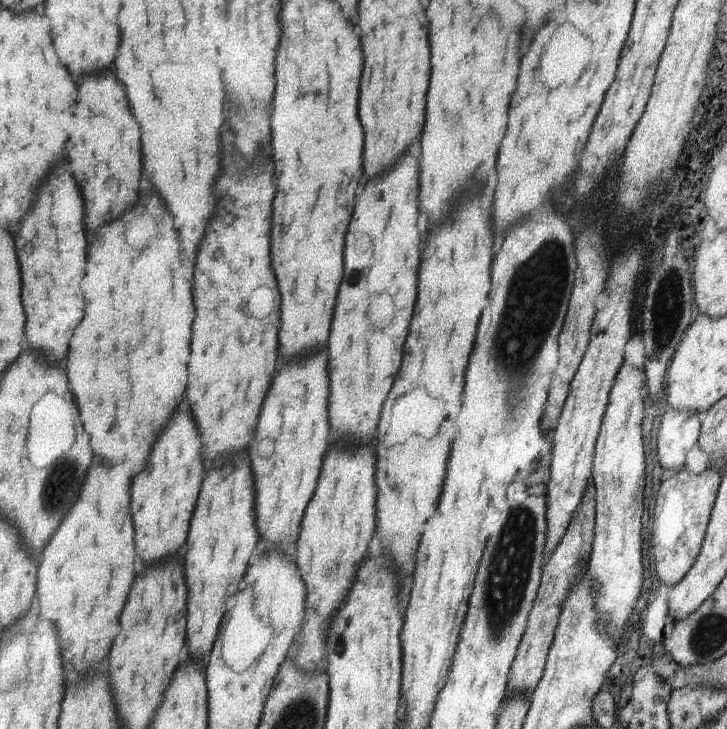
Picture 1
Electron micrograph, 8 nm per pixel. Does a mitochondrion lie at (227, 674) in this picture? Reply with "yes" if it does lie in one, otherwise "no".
no

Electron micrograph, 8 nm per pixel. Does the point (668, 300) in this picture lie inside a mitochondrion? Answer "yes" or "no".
yes

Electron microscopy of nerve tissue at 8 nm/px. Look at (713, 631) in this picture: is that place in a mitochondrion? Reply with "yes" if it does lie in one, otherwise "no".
yes

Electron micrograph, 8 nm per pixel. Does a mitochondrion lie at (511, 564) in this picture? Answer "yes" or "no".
yes

